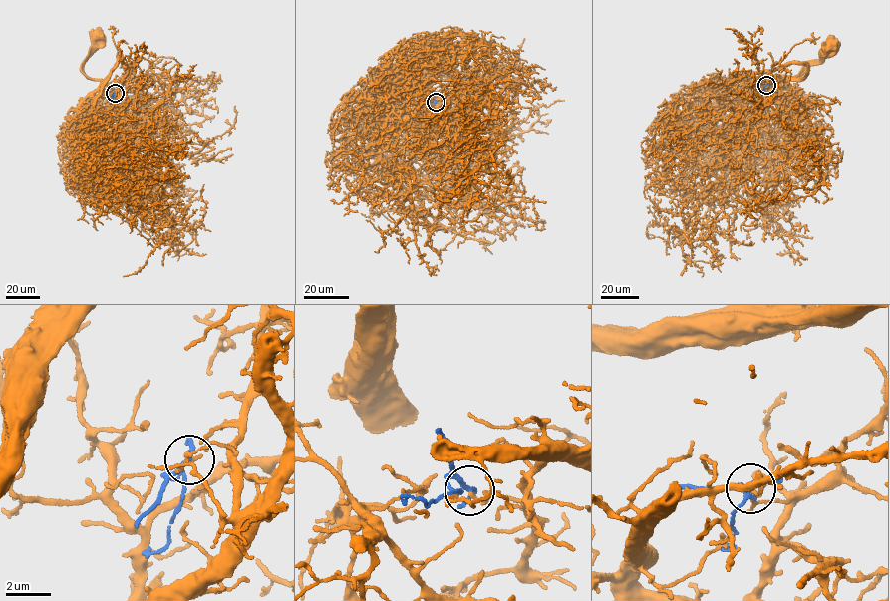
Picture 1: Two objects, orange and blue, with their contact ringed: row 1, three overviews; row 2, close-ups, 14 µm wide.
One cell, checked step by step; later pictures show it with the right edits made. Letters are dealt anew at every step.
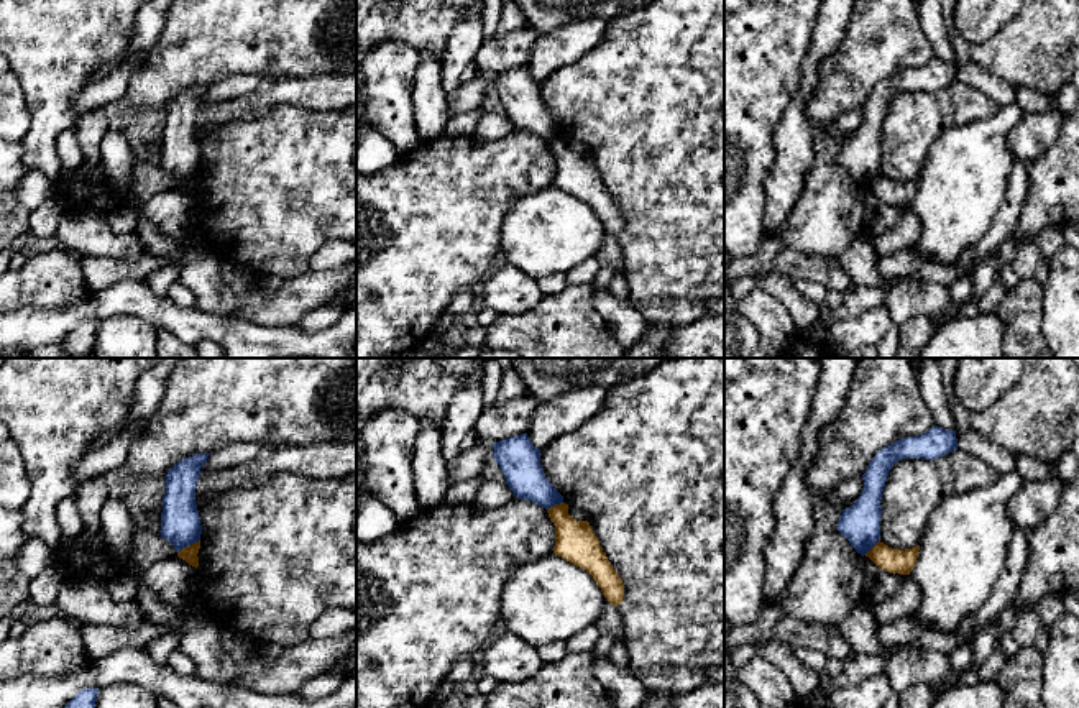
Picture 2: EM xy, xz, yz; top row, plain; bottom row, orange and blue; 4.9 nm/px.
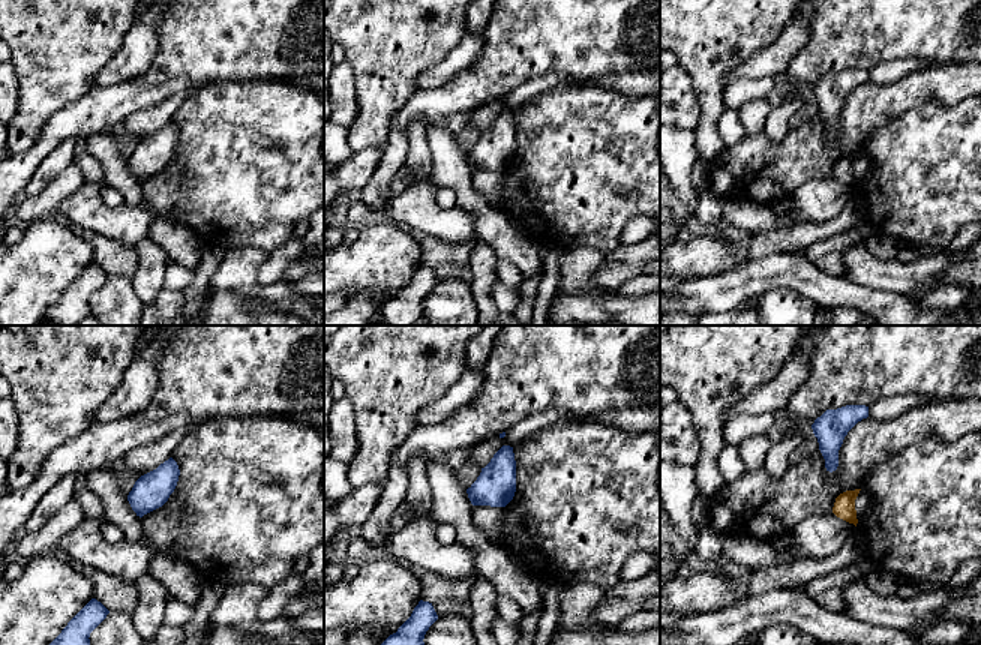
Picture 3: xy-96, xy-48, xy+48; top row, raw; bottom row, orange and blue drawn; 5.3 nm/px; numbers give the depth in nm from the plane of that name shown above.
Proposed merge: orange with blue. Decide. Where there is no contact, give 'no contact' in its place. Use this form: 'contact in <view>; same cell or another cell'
contact in xy; another cell

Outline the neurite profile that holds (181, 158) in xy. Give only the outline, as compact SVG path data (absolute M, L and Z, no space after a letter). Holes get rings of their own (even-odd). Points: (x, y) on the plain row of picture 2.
M195 85L184 90L166 107L159 164L176 184L200 172L202 158L195 136L195 118L209 87Z

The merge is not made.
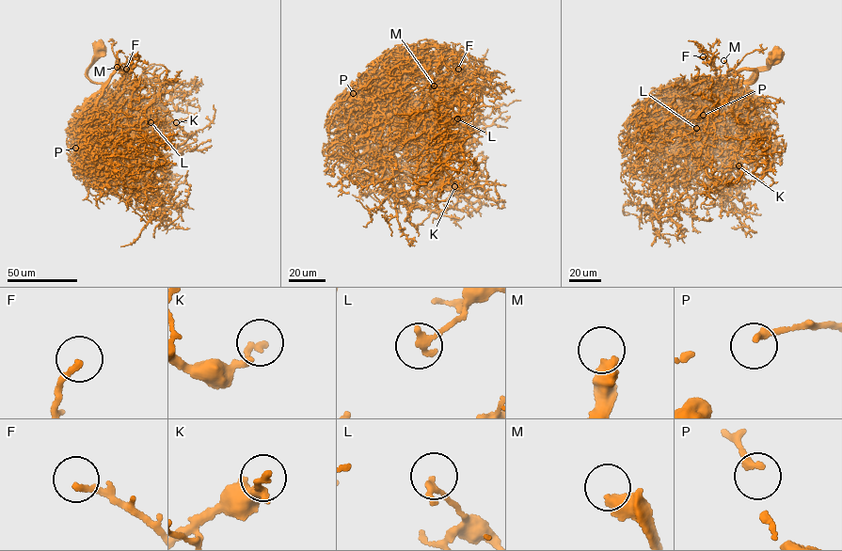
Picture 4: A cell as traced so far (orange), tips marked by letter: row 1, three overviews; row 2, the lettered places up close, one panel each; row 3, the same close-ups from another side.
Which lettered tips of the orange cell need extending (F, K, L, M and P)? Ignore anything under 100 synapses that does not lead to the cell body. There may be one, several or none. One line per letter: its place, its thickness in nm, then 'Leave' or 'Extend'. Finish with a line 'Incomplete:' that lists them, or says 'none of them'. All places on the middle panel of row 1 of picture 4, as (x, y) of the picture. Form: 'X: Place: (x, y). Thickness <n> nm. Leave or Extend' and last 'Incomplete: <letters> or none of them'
F: Place: (458, 69). Thickness 190 nm. Leave
K: Place: (454, 186). Thickness 200 nm. Leave
L: Place: (457, 118). Thickness 240 nm. Leave
M: Place: (434, 86). Thickness 500 nm. Extend
P: Place: (353, 93). Thickness 240 nm. Leave
Incomplete: M

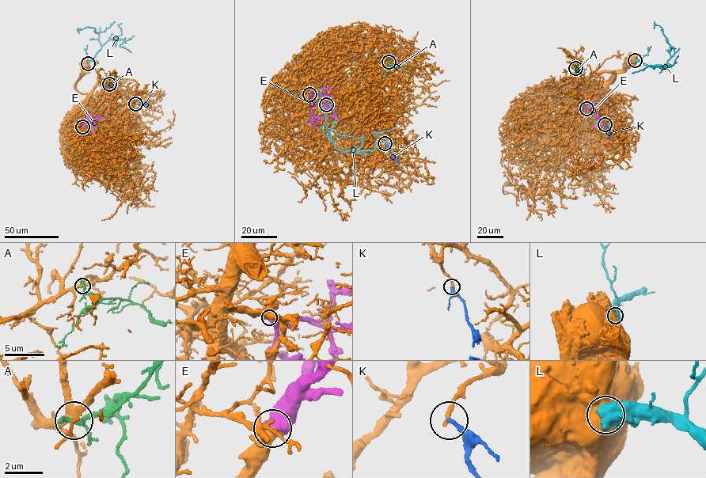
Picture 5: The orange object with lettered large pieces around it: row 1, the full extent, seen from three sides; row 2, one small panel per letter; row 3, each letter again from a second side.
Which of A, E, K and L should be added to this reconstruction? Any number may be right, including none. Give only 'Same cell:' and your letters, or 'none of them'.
Same cell: E

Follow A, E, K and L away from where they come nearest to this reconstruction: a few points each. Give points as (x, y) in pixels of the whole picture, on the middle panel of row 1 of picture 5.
A: (389, 62), (408, 70)
E: (309, 94), (322, 96), (338, 119)
K: (385, 143), (400, 163)
L: (326, 104), (326, 128), (334, 146), (343, 150), (373, 150), (377, 137), (373, 132), (396, 127)

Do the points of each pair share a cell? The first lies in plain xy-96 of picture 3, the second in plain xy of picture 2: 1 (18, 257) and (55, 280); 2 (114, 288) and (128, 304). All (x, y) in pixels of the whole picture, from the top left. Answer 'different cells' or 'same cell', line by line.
1: same cell
2: different cells

